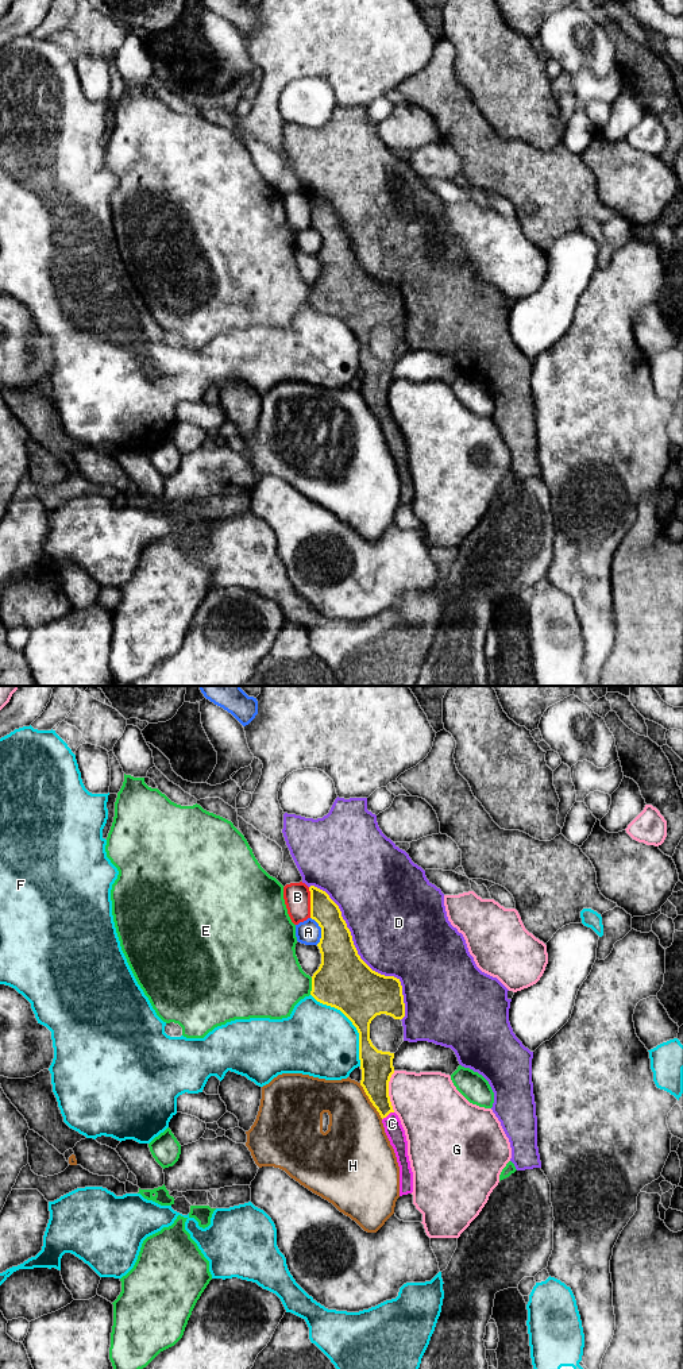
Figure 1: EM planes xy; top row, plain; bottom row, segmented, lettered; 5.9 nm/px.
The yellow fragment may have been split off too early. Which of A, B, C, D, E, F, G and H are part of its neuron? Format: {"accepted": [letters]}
{"accepted": ["C"]}

